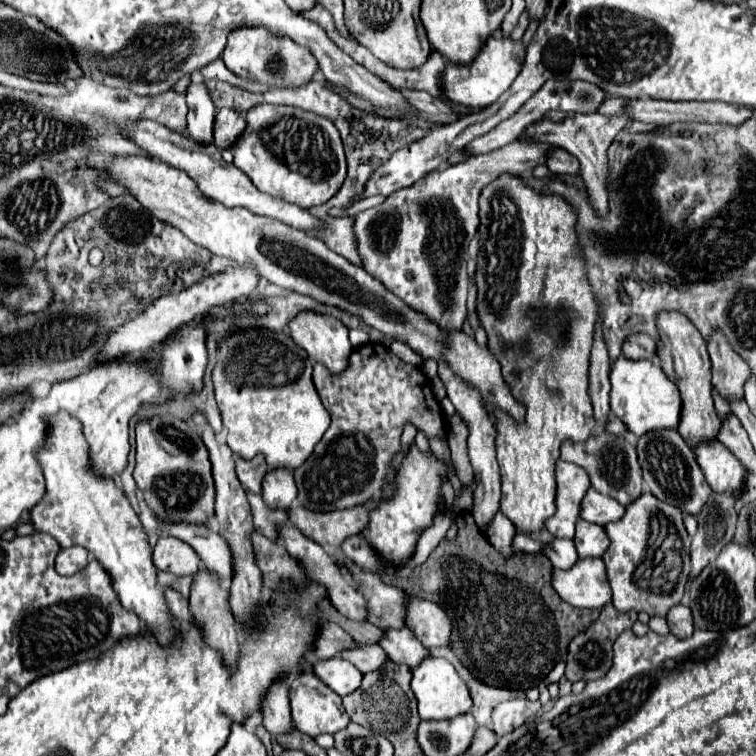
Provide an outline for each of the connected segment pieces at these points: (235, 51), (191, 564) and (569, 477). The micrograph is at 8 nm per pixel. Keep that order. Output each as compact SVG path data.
M265 28L233 30L233 34L229 34L227 46L221 58L233 74L247 80L273 84L279 88L303 86L313 78L315 70L319 68L317 60L309 50L305 50L305 46L297 46L297 42L293 42L289 36L277 36Z
M161 536L153 548L153 562L159 570L175 576L193 576L201 566L201 558L195 550L171 536Z
M557 460L555 466L555 480L557 480L557 496L555 496L555 514L547 518L545 528L553 536L575 536L575 524L579 520L579 504L589 490L591 482L585 470L581 470L577 464Z

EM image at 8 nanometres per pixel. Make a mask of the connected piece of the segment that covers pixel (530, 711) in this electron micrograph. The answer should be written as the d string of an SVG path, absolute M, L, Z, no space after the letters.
M515 698L509 702L501 702L493 710L493 732L497 736L509 734L513 728L521 726L529 716L533 716L541 708L541 702L529 702L527 698Z

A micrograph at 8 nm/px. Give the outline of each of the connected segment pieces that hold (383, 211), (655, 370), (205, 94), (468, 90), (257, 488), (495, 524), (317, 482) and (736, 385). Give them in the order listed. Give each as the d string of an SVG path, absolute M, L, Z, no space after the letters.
M513 140L507 146L493 150L489 154L481 154L469 158L461 164L435 170L433 174L421 178L413 186L399 190L385 198L383 204L359 212L353 222L353 232L357 238L357 252L361 256L361 266L373 278L377 278L389 292L399 296L409 308L425 314L431 322L435 322L445 334L453 330L461 330L467 318L467 292L469 292L469 242L477 232L479 216L477 216L477 198L485 184L495 180L501 172L523 174L531 172L535 166L547 164L547 154L555 144L535 144L535 142L519 142Z
M619 356L611 366L611 412L621 418L627 432L643 436L653 428L677 428L681 414L679 390L651 360L627 360Z
M199 74L191 76L191 84L185 92L187 96L187 132L199 142L213 140L213 120L215 120L215 106L209 96L209 90Z
M489 36L485 46L481 48L481 52L477 54L477 60L469 62L469 64L453 64L453 62L445 62L445 78L443 80L443 92L445 96L455 102L455 104L463 104L463 106L471 106L471 108L485 108L491 106L517 78L517 74L521 72L525 62L525 48L519 42L513 42L509 38L493 38Z
M261 456L251 458L251 460L237 458L237 478L243 484L243 488L251 490L253 494L261 492L261 482L263 482L263 476L267 474L267 470L269 470L269 466L265 466L265 458L261 458Z
M501 512L493 516L493 522L487 526L487 540L495 550L499 550L503 556L511 556L511 542L515 536L515 526L505 518Z
M367 342L363 346L353 348L349 356L349 364L341 374L331 374L325 366L315 364L313 368L313 384L319 392L319 398L327 412L331 414L331 426L315 446L313 454L309 456L303 466L293 470L295 482L299 488L299 504L313 512L333 512L343 508L353 508L363 504L381 494L387 474L393 468L393 460L403 452L401 450L401 434L405 424L413 424L417 430L425 432L427 438L441 438L447 440L447 416L439 406L431 380L419 366L407 364L399 360L387 346L381 342Z
M713 330L707 348L713 364L713 386L725 400L743 398L743 384L751 374L747 362L729 346L723 330Z

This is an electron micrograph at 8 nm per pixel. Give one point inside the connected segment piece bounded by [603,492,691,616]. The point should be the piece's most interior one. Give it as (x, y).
(628, 535)

